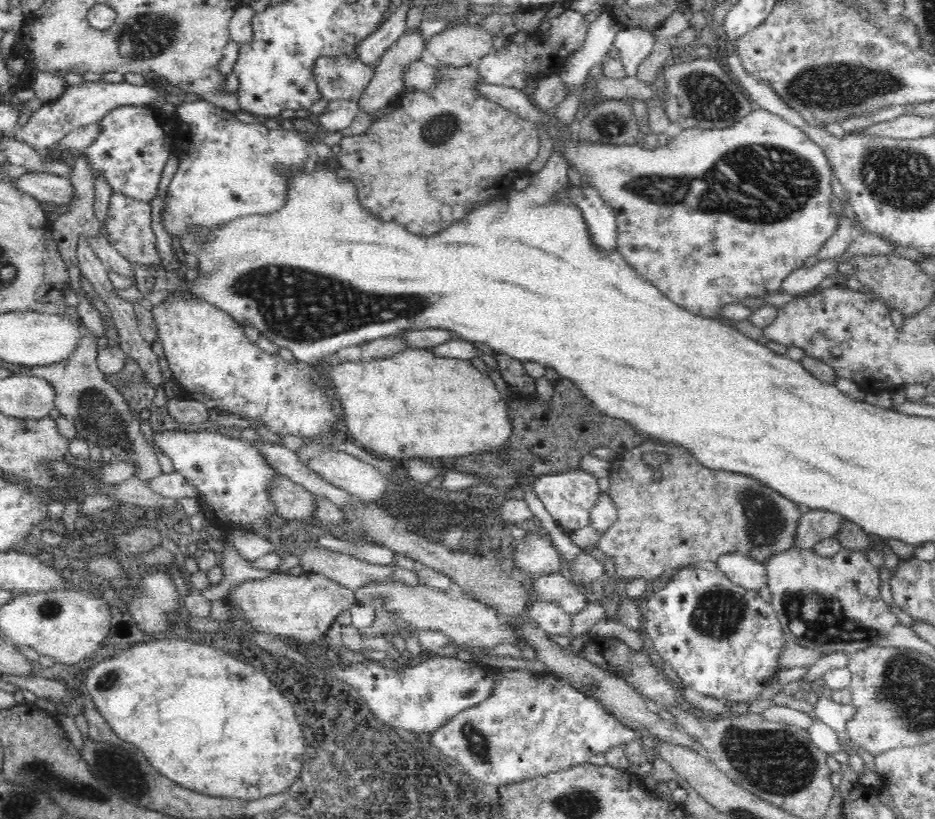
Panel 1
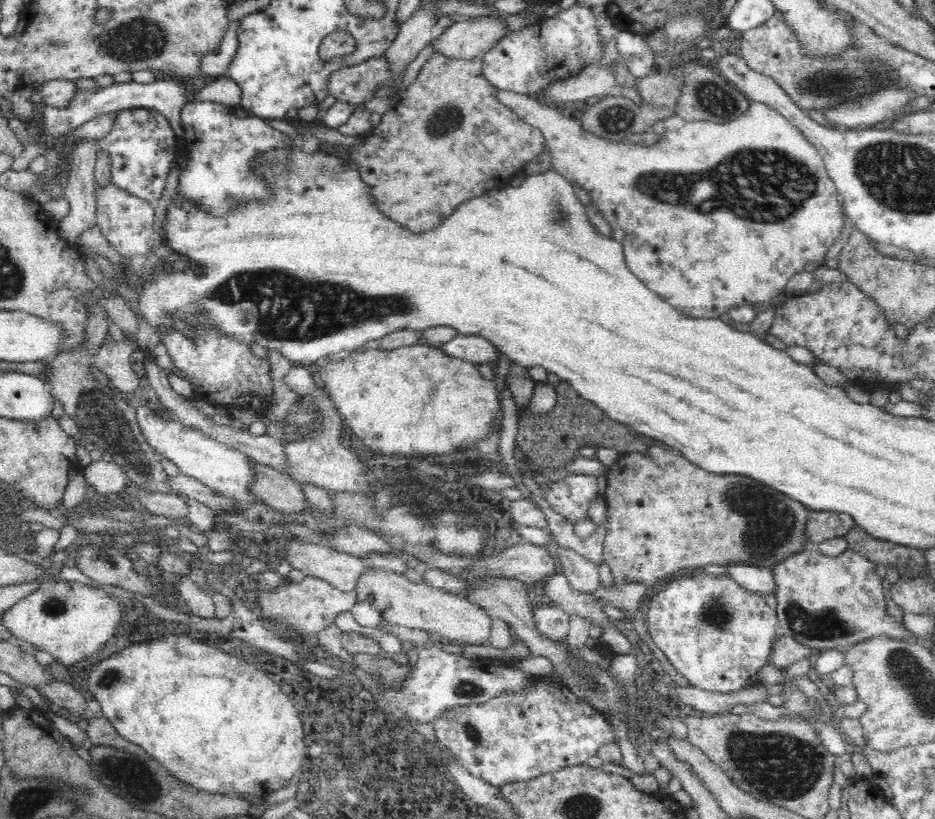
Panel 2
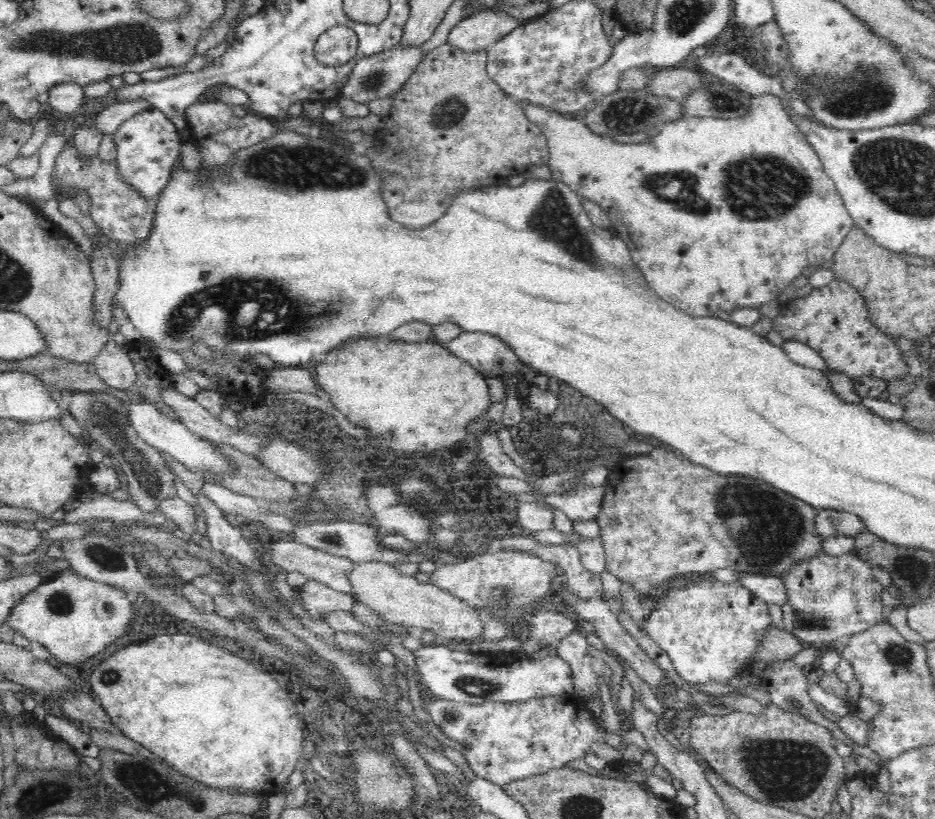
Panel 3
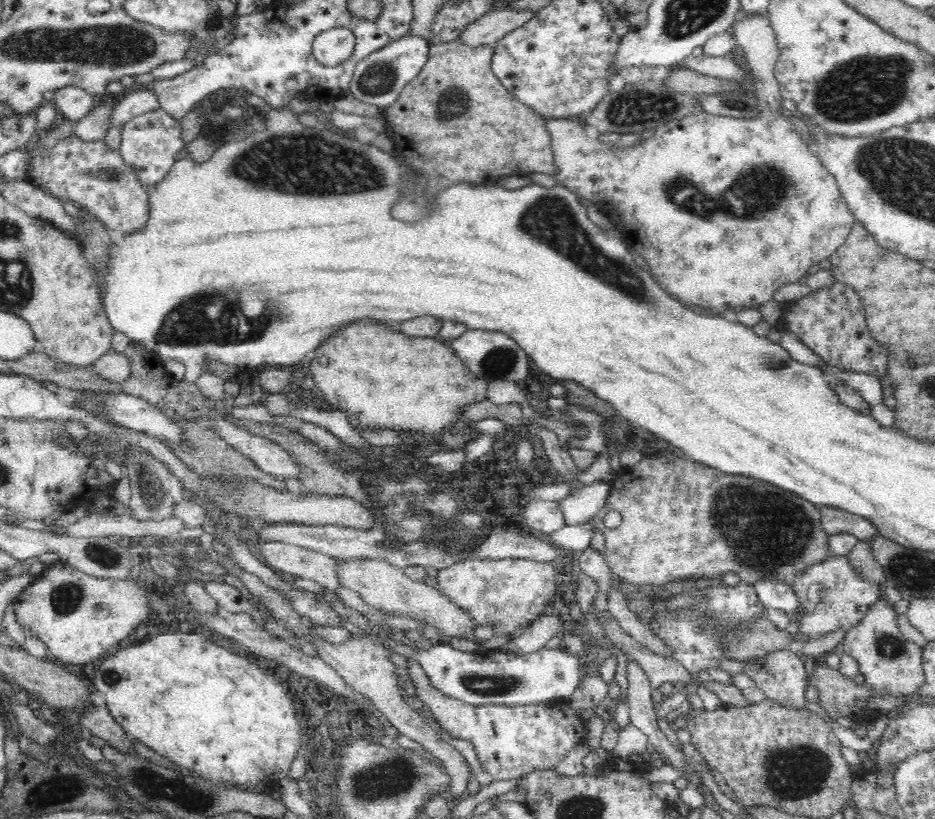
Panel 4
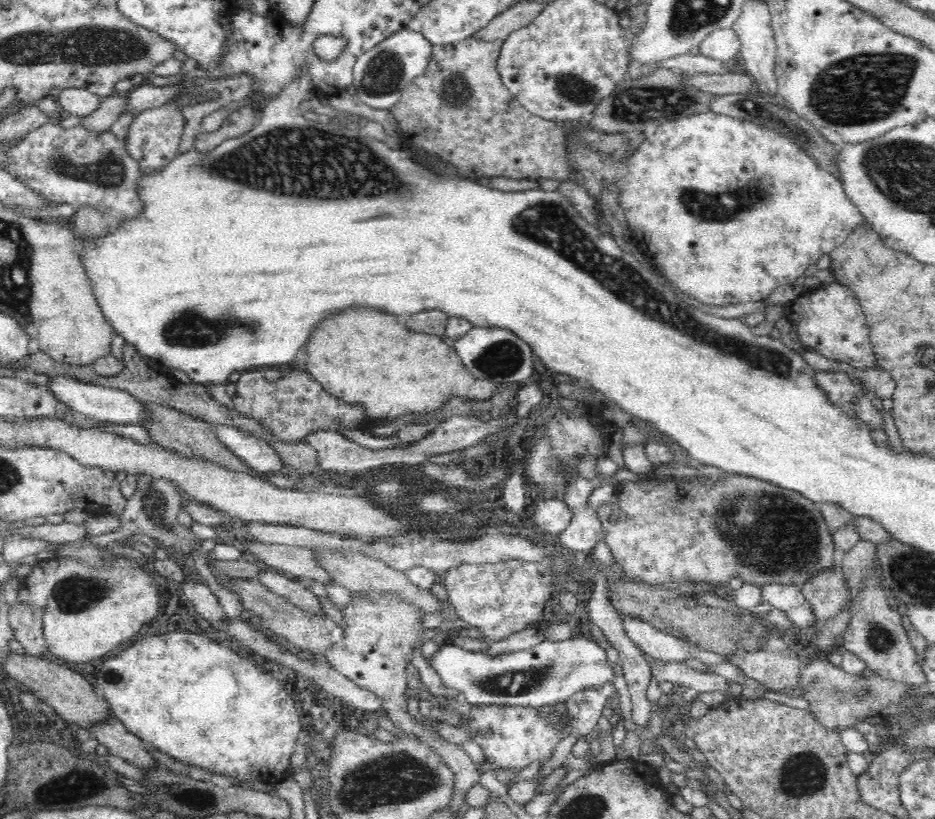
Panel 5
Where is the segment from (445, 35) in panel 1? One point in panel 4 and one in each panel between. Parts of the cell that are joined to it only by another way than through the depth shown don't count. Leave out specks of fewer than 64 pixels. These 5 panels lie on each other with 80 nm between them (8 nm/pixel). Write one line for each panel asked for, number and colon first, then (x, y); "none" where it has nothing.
2: (465, 39)
3: (479, 31)
4: (487, 30)

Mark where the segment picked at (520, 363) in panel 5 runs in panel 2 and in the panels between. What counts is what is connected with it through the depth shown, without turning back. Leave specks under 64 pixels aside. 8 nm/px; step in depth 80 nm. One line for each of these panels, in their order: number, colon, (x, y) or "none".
2: (475, 349)
3: (489, 355)
4: (491, 355)

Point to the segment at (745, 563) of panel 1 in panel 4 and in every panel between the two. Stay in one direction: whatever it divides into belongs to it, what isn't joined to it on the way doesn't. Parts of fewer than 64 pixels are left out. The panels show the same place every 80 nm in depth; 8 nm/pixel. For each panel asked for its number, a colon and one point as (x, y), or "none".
2: (757, 579)
3: (771, 589)
4: (772, 594)

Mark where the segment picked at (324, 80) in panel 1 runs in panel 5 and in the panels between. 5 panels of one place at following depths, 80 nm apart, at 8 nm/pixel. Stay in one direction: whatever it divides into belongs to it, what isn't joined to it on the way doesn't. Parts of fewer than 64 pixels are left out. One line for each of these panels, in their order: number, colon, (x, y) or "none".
2: (356, 84)
3: (376, 76)
4: (378, 79)
5: (380, 75)

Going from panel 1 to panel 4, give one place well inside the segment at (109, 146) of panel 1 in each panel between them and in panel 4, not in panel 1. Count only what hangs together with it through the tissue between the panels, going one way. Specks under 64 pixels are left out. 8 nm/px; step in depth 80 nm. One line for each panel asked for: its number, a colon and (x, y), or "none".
2: (141, 144)
3: (148, 144)
4: (150, 141)

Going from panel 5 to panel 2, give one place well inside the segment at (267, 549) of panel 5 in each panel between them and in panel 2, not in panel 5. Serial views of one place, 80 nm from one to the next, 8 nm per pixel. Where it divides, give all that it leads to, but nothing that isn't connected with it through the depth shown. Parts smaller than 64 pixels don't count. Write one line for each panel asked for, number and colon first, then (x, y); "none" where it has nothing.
2: (342, 570)
3: (319, 565)
4: (291, 561)

